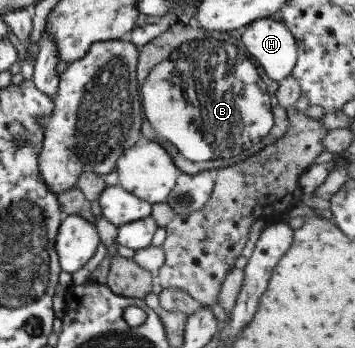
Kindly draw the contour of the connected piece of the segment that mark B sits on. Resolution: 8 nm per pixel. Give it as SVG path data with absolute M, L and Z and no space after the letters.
M172 21L165 32L154 37L140 51L143 54L155 54L157 58L167 58L139 60L136 68L144 117L143 136L153 141L157 140L155 136L159 136L159 140L165 140L165 143L171 144L180 155L190 160L191 168L185 168L185 174L231 166L237 159L249 158L273 144L288 129L287 111L276 97L278 82L267 78L265 72L259 76L257 67L247 56L244 42L226 32L206 31L194 24L184 25Z

